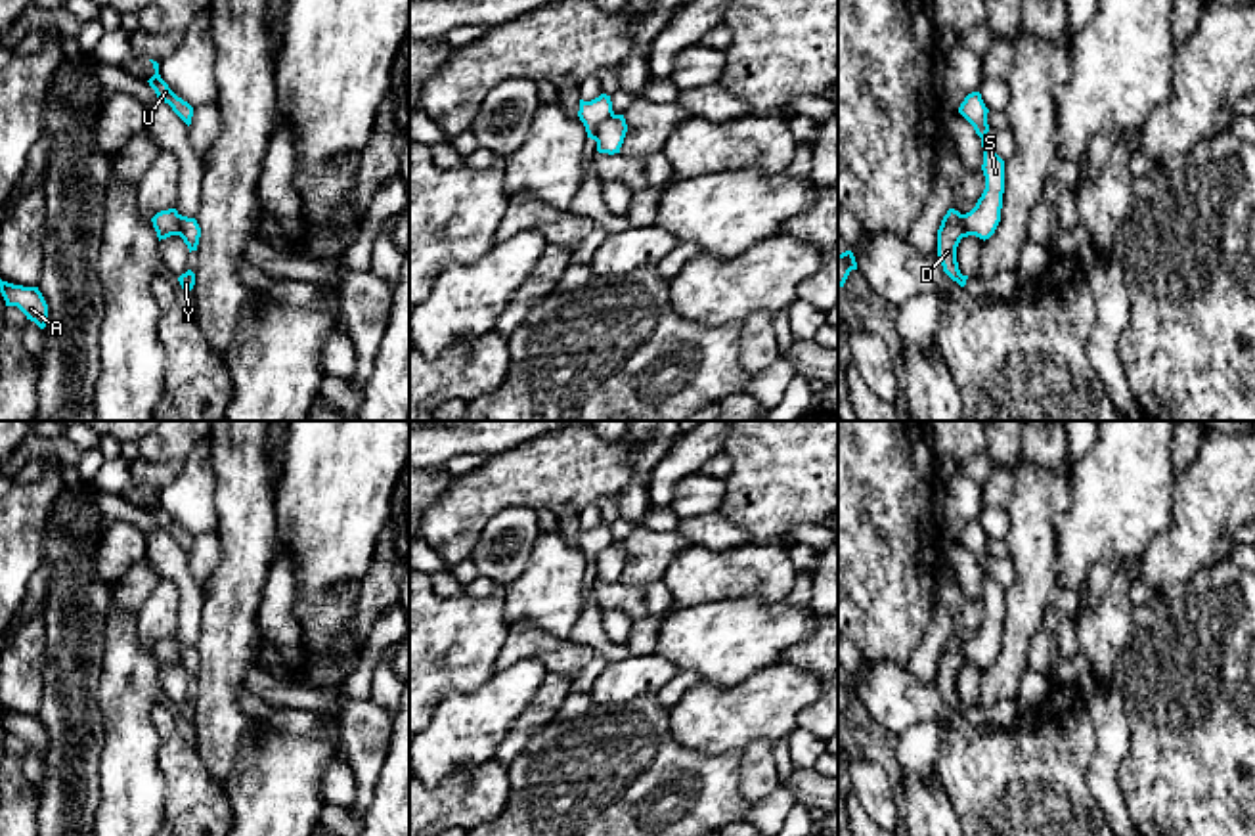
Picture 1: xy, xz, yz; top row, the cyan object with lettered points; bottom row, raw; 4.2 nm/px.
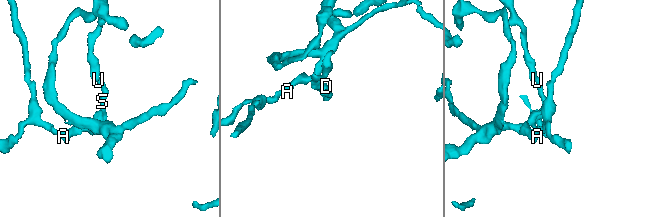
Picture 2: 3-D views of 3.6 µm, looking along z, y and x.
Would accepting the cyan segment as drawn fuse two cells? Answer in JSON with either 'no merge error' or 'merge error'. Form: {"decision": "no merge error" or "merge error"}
{"decision": "merge error"}

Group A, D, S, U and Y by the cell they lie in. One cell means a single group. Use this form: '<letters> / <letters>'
A D / S U Y

